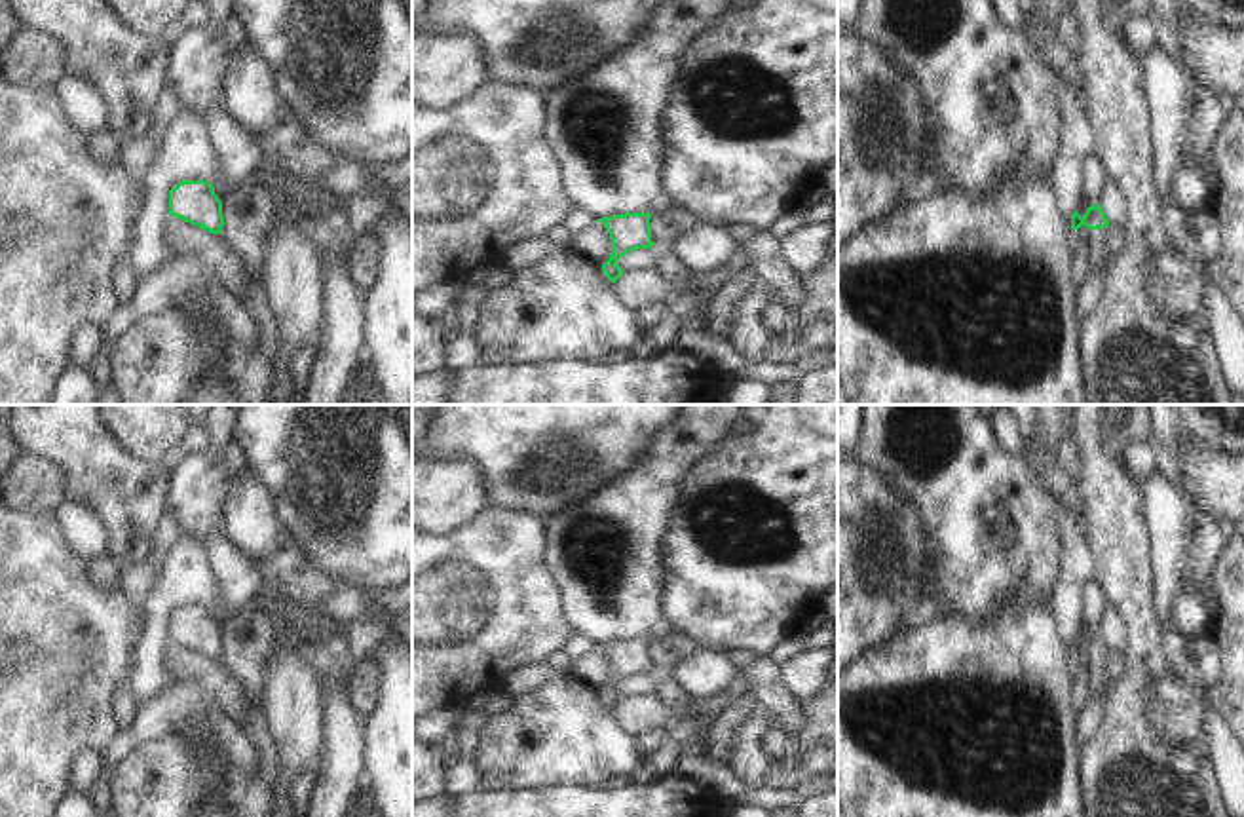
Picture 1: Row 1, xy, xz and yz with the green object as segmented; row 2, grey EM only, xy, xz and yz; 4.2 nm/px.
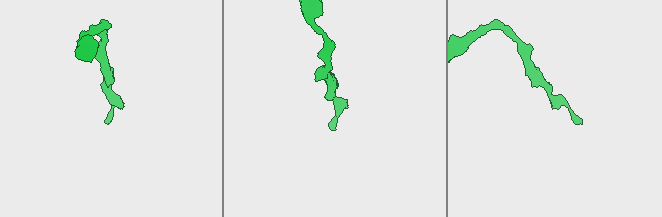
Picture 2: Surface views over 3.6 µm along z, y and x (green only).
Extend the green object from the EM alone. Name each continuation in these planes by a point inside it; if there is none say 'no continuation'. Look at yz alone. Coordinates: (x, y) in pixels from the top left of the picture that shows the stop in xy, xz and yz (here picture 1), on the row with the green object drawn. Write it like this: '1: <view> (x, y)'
1: yz (1100, 251)

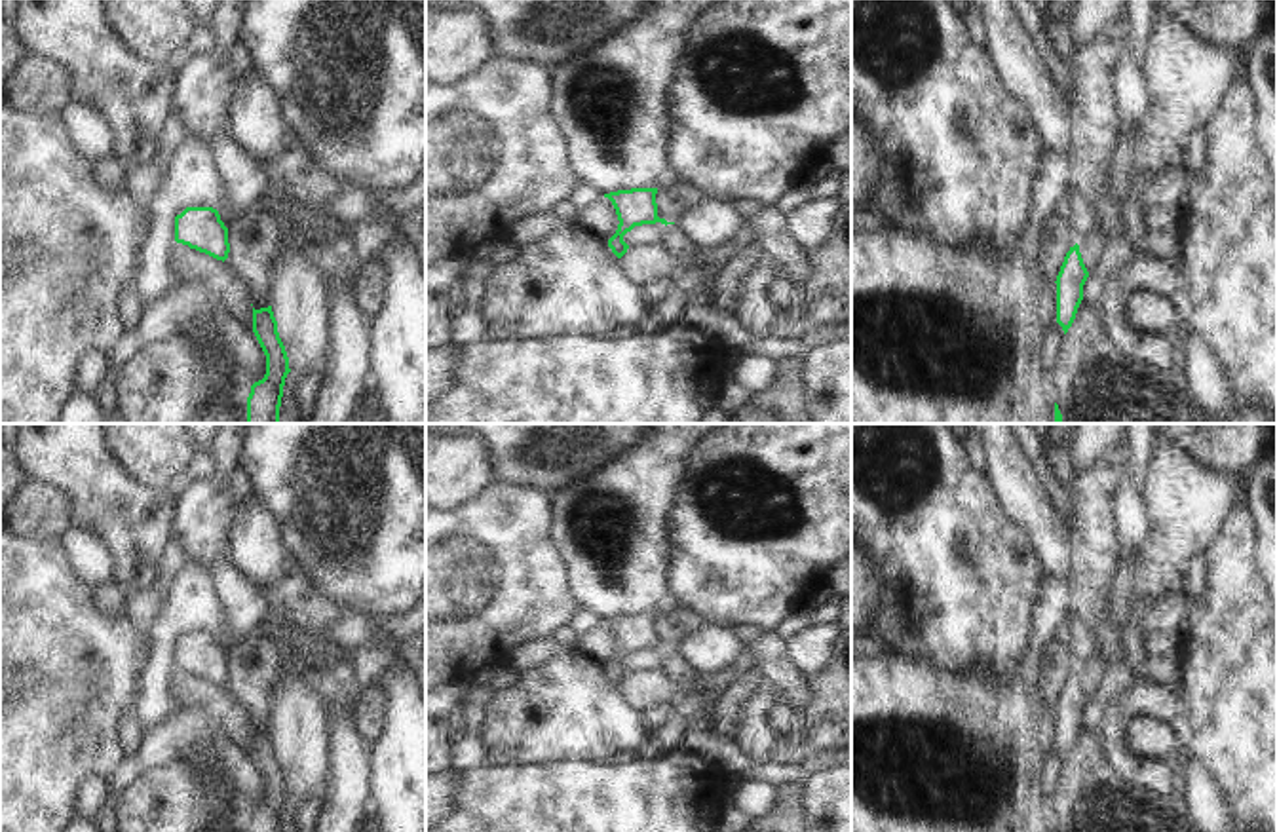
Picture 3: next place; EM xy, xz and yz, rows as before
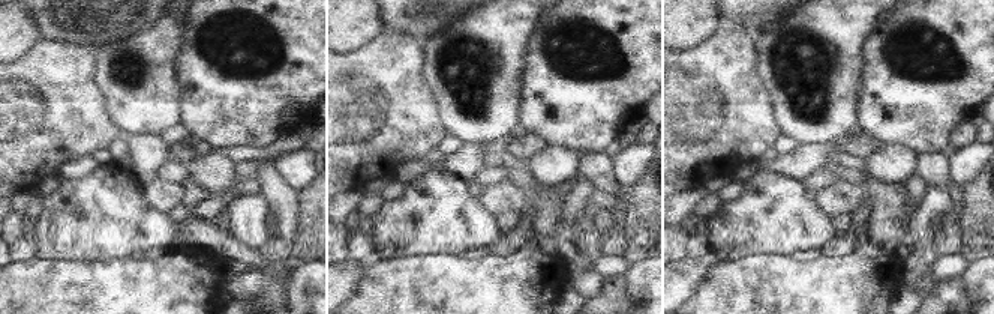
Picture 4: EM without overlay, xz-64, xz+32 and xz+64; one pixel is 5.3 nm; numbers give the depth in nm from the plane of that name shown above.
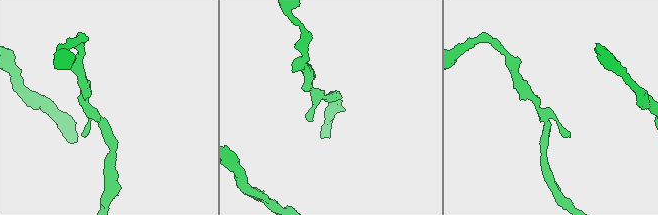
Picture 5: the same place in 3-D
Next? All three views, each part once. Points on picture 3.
no continuation

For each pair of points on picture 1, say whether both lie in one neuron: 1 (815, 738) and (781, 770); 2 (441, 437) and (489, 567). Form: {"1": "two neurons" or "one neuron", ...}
{"1": "two neurons", "2": "two neurons"}

